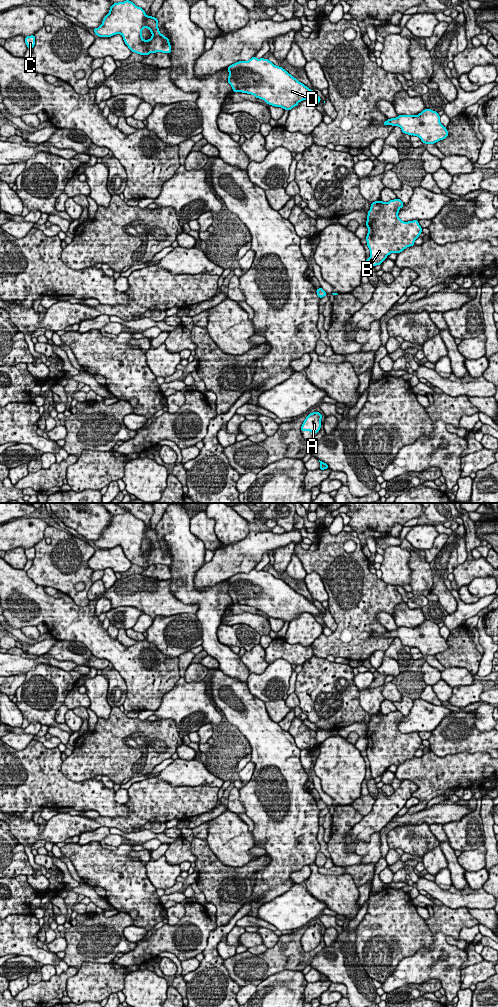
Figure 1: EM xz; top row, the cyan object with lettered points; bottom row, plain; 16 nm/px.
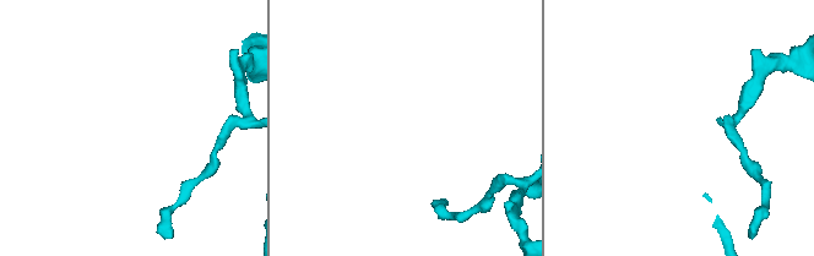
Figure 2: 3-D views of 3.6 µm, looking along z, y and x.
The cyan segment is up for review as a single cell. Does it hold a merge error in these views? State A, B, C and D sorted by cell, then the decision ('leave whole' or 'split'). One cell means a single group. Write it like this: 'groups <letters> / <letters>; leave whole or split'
groups A / B C D; split

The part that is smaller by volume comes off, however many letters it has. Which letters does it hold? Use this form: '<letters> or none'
A

